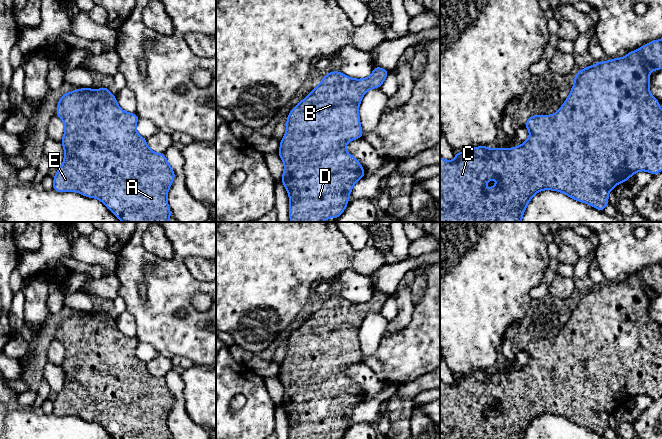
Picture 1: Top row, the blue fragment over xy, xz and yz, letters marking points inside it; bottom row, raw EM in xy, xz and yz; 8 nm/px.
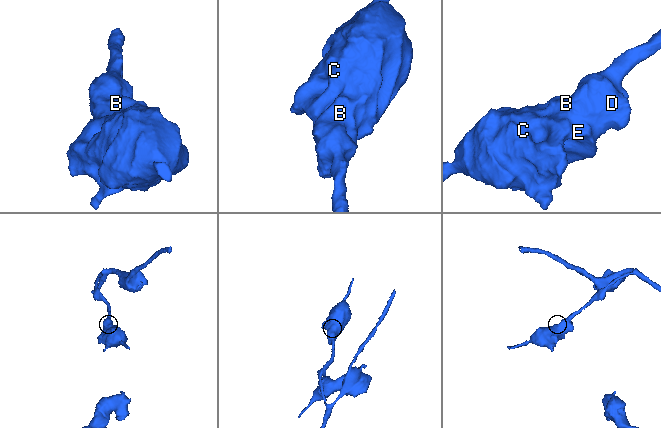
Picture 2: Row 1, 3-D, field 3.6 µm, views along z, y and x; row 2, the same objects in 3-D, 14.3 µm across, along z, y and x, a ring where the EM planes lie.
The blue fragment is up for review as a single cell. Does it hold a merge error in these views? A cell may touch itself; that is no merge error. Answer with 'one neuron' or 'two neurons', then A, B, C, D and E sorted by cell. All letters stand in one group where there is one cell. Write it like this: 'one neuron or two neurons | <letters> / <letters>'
one neuron | A B C D E

